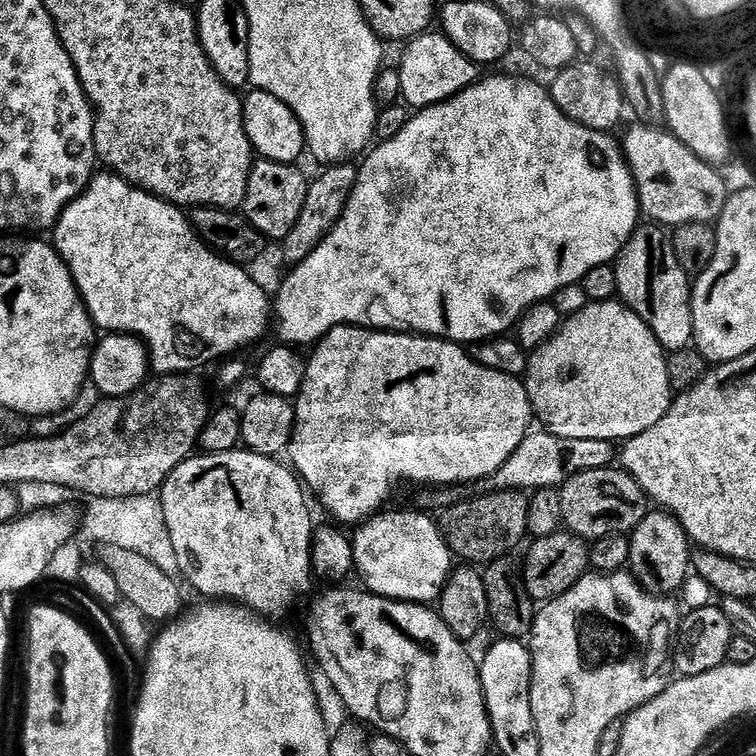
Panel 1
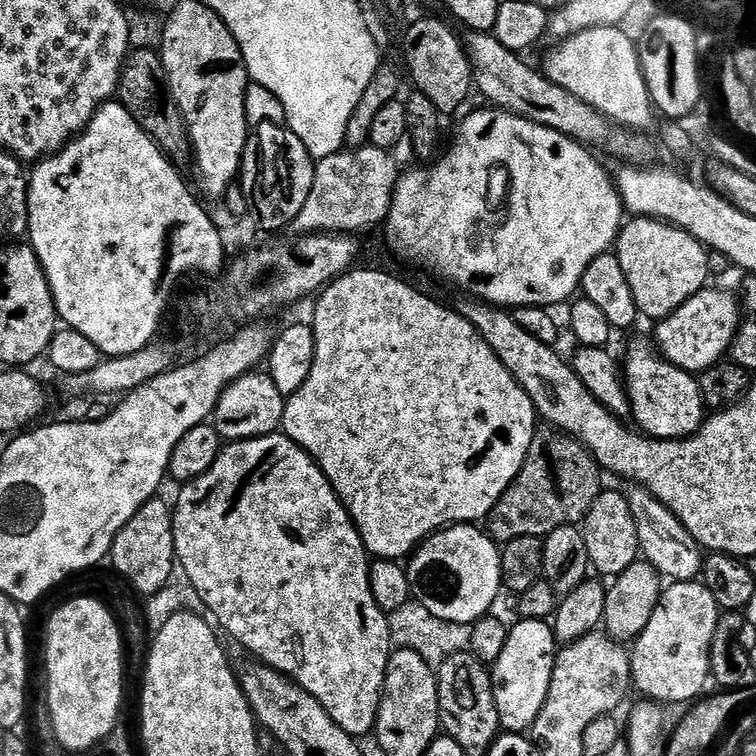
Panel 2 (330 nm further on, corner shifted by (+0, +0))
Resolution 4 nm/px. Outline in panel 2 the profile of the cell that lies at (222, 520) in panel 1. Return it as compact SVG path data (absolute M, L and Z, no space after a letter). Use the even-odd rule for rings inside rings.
M283 434L229 443L221 451L214 466L206 470L206 474L202 474L196 480L187 481L181 487L180 497L172 513L172 521L179 567L184 568L190 582L194 582L194 590L198 590L209 613L213 617L216 615L215 623L221 629L224 627L242 647L249 648L260 659L257 661L284 673L289 680L295 680L301 688L305 688L324 707L326 714L330 714L330 718L334 718L334 722L338 722L338 726L346 730L346 734L357 738L363 738L367 732L369 735L376 727L380 694L384 691L388 659L392 656L394 648L388 629L389 617L379 608L371 592L370 557L358 534L356 523L352 521L351 514L345 510L343 502L336 496L336 491L330 486L324 471L316 465L315 460Z

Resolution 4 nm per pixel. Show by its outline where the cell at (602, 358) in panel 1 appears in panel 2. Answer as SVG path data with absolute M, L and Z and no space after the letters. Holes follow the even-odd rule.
M632 340L624 360L622 356L622 380L632 404L631 419L636 420L635 427L641 433L658 440L682 440L693 436L706 419L700 381L693 373L683 372L664 359L649 341L648 344L644 340Z

